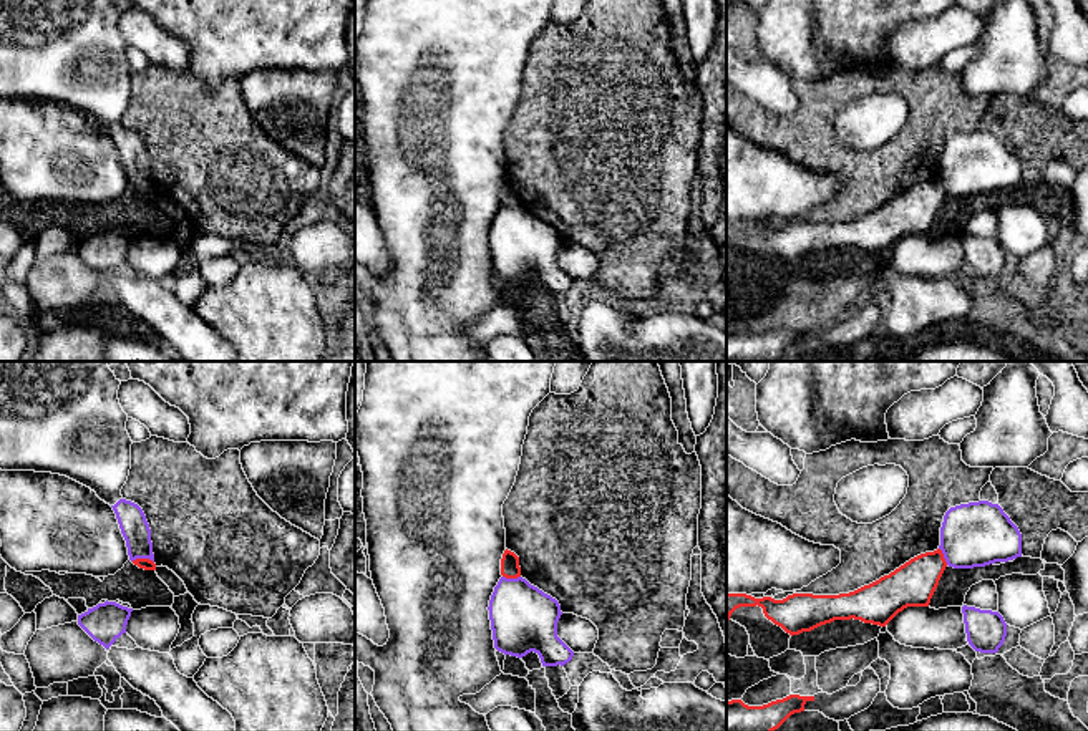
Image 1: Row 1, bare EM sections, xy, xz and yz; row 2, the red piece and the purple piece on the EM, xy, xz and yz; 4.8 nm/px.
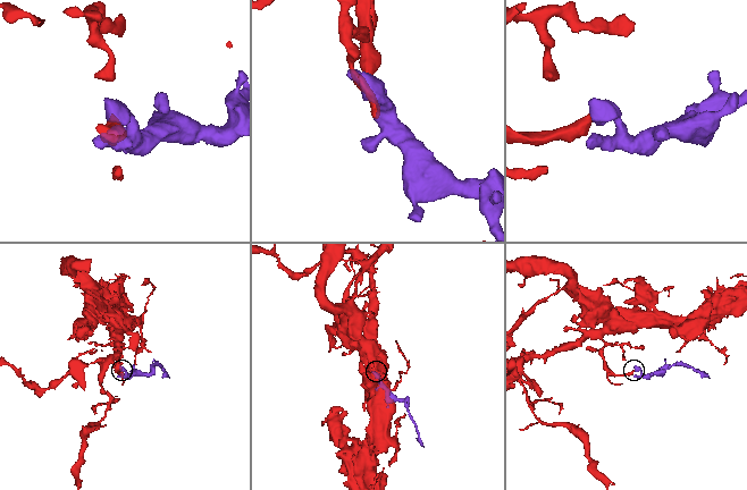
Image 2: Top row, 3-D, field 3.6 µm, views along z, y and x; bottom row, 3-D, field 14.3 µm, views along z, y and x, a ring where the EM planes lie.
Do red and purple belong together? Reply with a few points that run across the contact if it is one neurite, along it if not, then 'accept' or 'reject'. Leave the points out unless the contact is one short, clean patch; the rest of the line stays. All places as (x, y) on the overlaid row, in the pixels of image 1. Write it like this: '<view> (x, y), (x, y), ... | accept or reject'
xy (131, 561), (150, 559), (153, 562) | reject

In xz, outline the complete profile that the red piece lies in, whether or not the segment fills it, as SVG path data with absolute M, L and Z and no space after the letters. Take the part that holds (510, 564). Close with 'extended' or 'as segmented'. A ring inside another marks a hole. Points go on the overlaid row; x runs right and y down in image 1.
M508 549L504 550L501 559L501 575L506 579L521 577L519 557Z; as segmented

